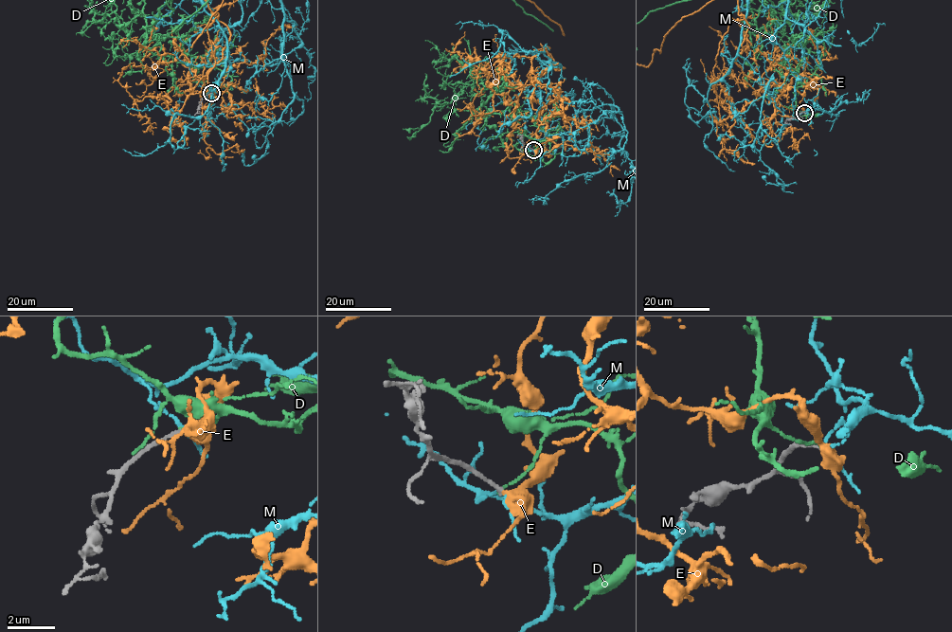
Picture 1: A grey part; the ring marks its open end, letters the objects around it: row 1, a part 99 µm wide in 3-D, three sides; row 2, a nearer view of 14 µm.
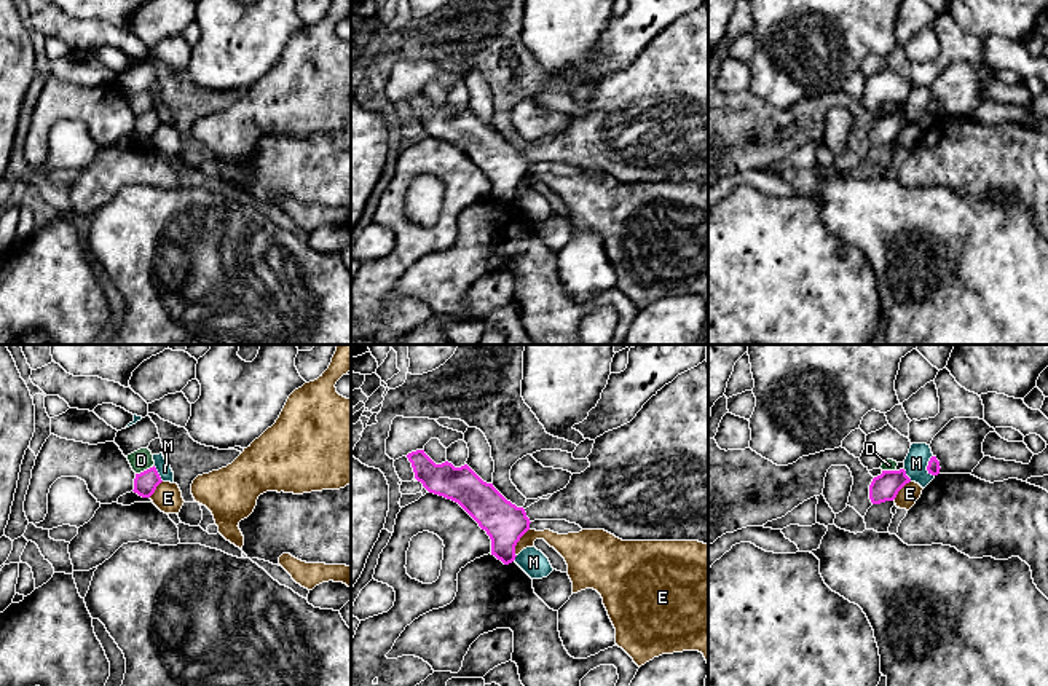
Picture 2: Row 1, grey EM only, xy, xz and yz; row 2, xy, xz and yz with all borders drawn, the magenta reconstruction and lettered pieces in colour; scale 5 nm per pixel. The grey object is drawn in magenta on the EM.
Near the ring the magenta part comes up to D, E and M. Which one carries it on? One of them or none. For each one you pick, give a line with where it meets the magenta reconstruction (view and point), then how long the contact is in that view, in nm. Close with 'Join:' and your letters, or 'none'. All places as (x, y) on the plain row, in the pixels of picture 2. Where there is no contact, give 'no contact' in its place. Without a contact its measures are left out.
Join: none

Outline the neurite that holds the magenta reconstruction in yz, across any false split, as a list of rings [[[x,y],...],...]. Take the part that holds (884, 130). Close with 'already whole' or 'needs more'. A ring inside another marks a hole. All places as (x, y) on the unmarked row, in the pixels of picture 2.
[[[904,112],[882,113],[869,128],[869,142],[873,147],[893,144],[898,134],[909,124],[911,121],[906,118]]]; already whole

